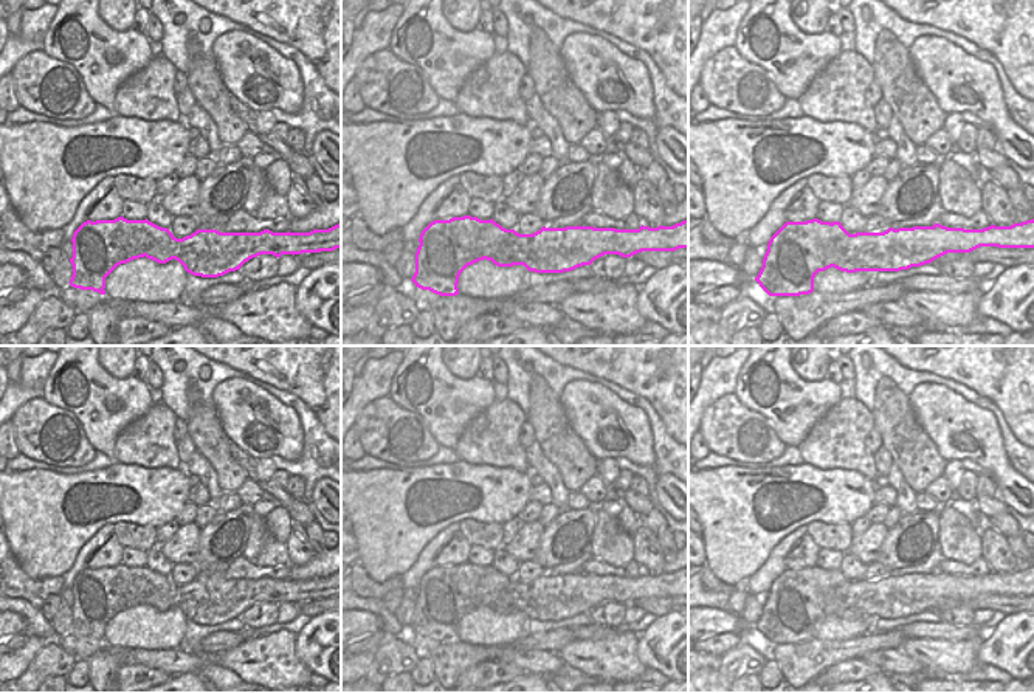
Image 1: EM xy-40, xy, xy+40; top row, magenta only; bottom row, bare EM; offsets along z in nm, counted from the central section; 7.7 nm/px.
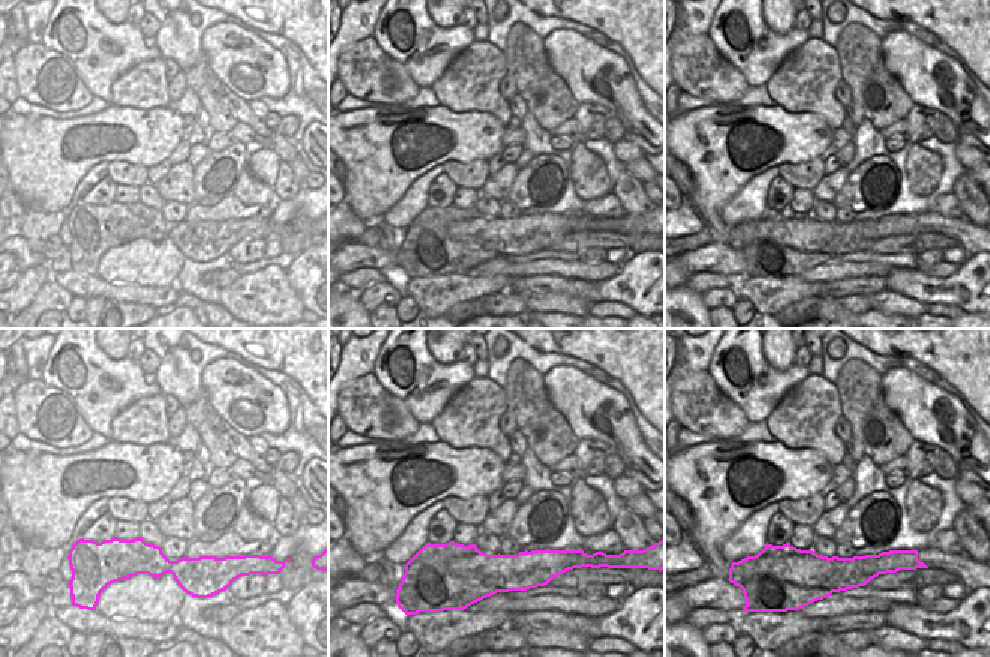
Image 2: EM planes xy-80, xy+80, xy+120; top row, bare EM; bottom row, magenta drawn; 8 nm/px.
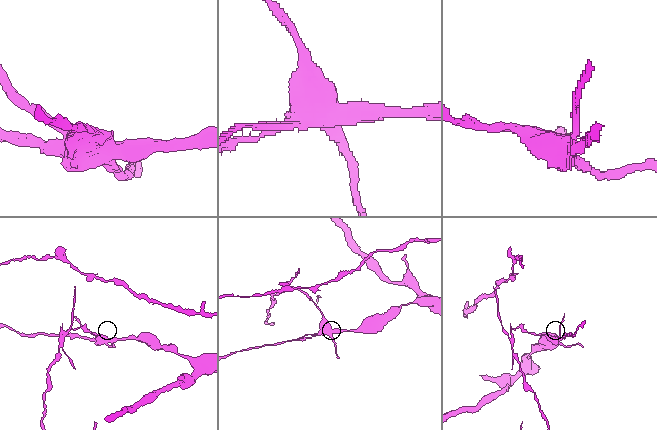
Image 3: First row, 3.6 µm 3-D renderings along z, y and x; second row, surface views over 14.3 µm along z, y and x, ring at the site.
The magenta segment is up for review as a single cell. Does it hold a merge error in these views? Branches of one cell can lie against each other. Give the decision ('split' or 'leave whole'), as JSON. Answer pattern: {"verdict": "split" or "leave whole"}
{"verdict": "split"}

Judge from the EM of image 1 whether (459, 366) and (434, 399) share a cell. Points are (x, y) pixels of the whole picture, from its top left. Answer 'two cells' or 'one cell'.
two cells

